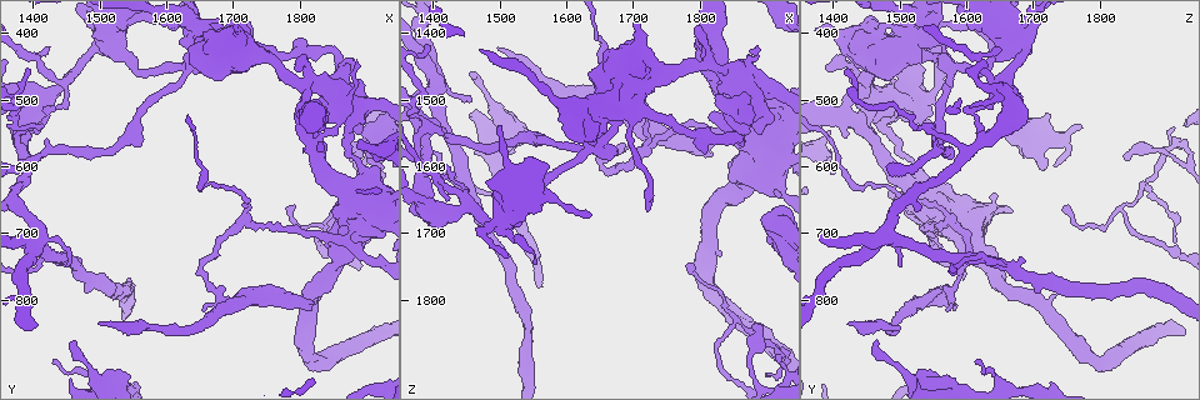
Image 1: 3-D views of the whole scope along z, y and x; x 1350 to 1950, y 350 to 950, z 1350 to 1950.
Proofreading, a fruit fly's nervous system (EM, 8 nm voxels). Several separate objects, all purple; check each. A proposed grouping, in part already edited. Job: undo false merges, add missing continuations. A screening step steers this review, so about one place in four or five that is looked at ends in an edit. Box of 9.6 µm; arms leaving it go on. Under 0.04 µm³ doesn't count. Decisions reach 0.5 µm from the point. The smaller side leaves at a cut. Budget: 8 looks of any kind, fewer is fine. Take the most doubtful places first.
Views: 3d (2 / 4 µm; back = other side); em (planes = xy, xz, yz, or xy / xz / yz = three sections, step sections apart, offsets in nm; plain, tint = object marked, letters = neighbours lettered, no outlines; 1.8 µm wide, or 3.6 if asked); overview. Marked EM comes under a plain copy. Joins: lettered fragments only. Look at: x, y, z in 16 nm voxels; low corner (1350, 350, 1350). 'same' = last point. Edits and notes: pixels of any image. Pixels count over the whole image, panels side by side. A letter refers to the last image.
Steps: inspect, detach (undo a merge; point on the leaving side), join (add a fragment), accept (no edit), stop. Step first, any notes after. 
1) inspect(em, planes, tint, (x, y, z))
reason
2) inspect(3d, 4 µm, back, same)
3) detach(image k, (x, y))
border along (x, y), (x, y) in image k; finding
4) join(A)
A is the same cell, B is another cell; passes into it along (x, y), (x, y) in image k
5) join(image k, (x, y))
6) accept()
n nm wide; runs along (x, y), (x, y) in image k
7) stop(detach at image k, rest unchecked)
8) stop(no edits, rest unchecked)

inspect(em, planes, letters, (1820, 810, 1585))
branch stops here

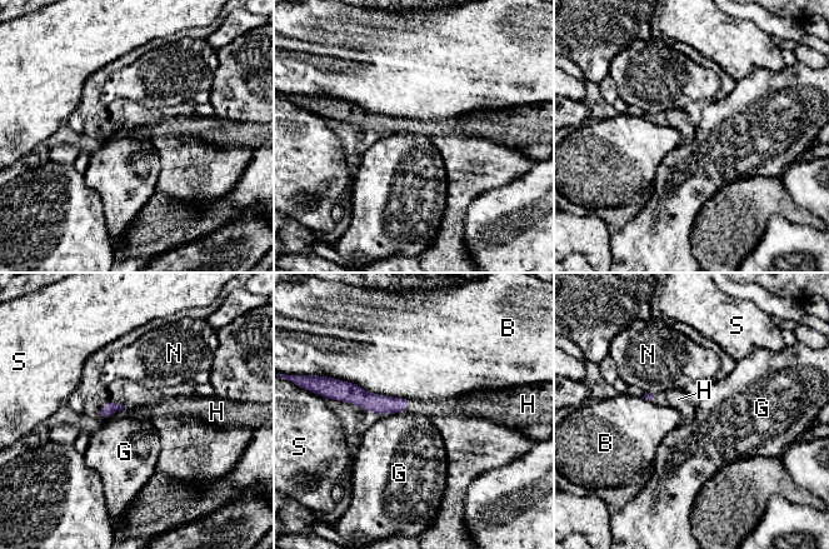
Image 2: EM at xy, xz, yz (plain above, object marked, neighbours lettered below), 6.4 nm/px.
join(H)
H is the same cell, B, G, N and S are other cells; it goes on there

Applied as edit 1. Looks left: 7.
inspect(overview)

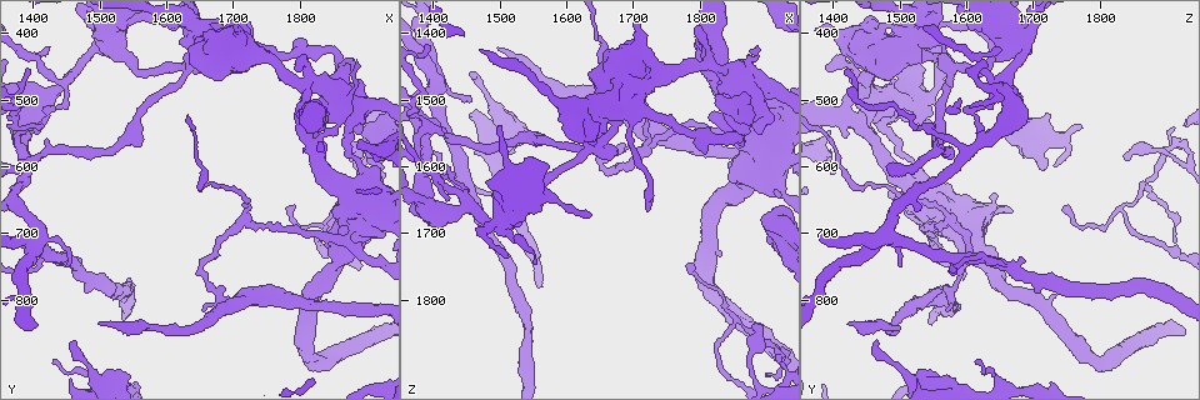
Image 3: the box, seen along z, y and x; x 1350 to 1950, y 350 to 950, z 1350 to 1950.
inspect(em, yz, step 4, letters, (1445, 735, 1620))

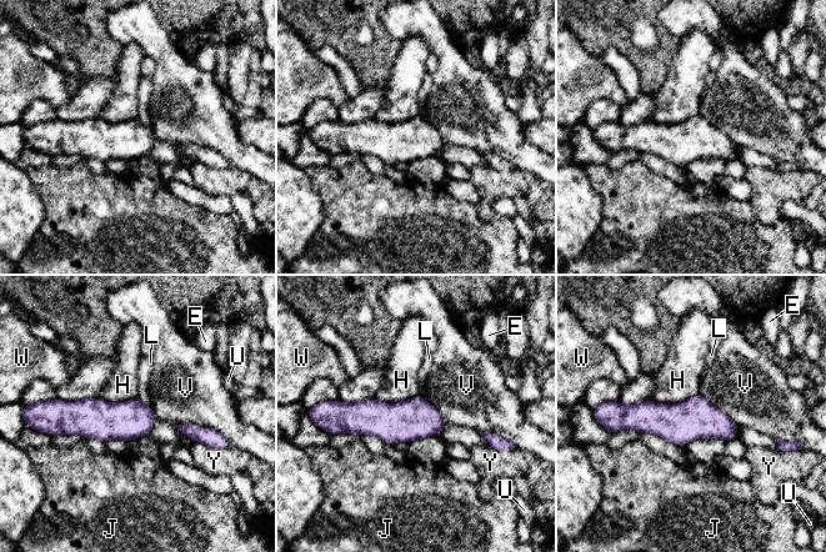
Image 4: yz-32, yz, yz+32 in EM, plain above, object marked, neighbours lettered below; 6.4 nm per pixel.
accept()
260 nm wide; E, H, J, L, U, V, W and Y are other cells; runs along (621, 410), (630, 417), (734, 428) in image 4; all the same neuron

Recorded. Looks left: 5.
inspect(em, xz, step 4, tint, (1460, 915, 1520))
branch stops here

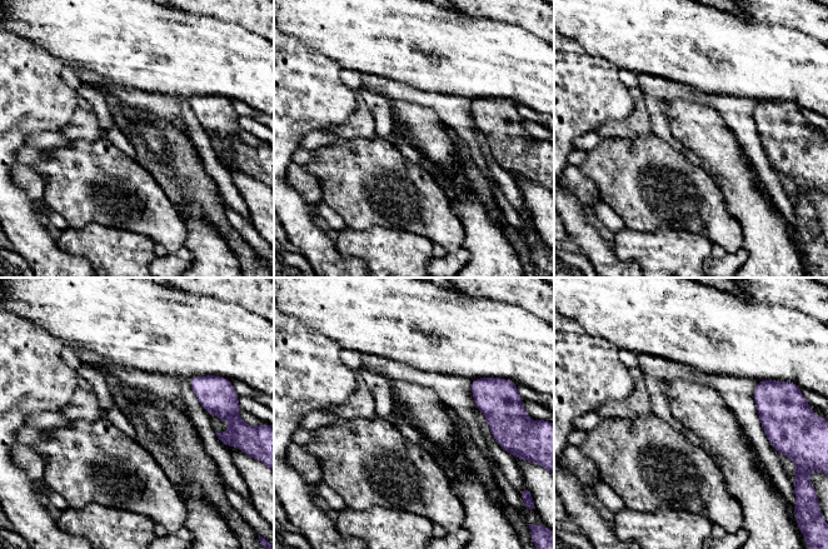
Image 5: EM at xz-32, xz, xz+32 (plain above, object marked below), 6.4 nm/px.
inspect(em, planes, letters, same)

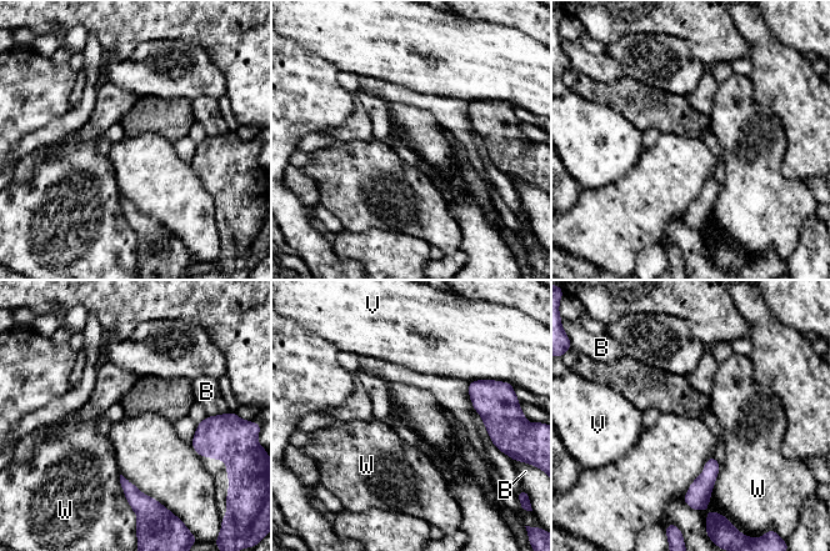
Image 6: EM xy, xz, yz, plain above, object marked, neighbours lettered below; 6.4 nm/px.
accept()
B, V and W are other cells; border along (720, 465), (711, 499), (706, 505) in image 6; none of them fits

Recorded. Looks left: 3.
stop(join at image 2, rest unchecked)

